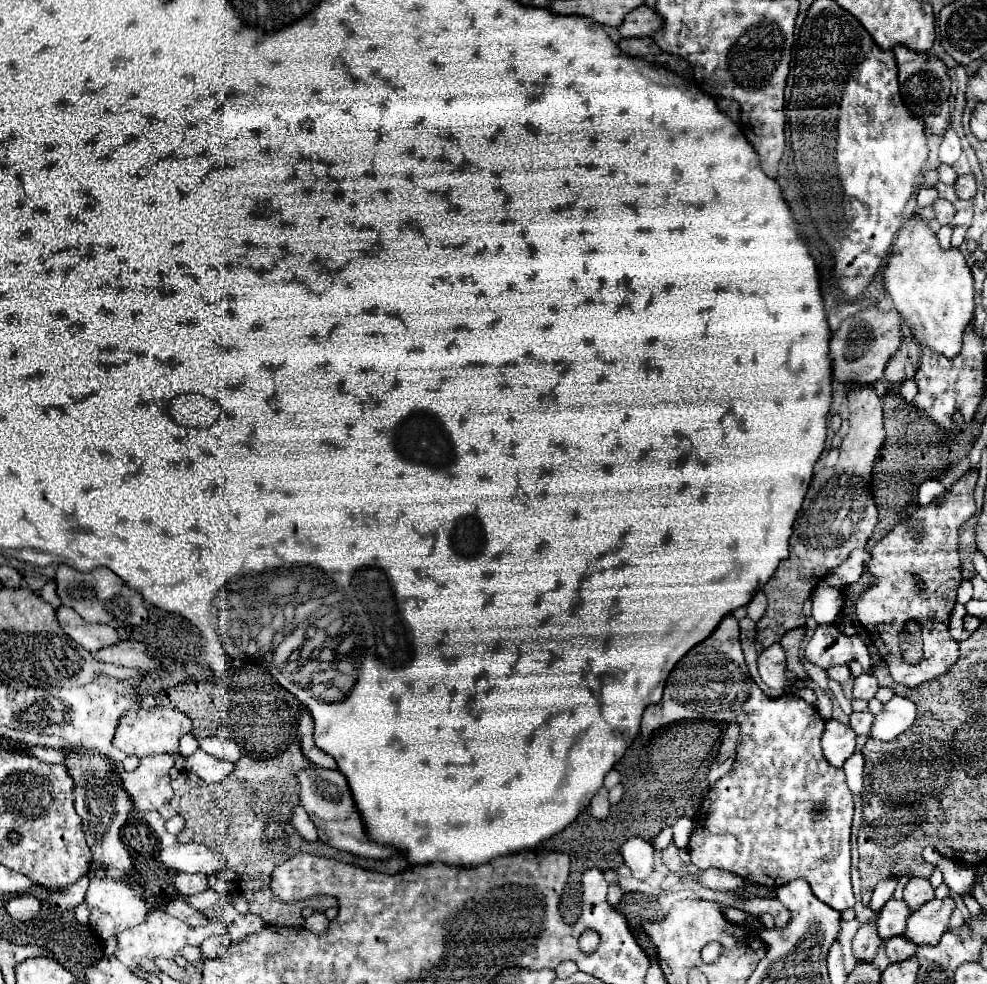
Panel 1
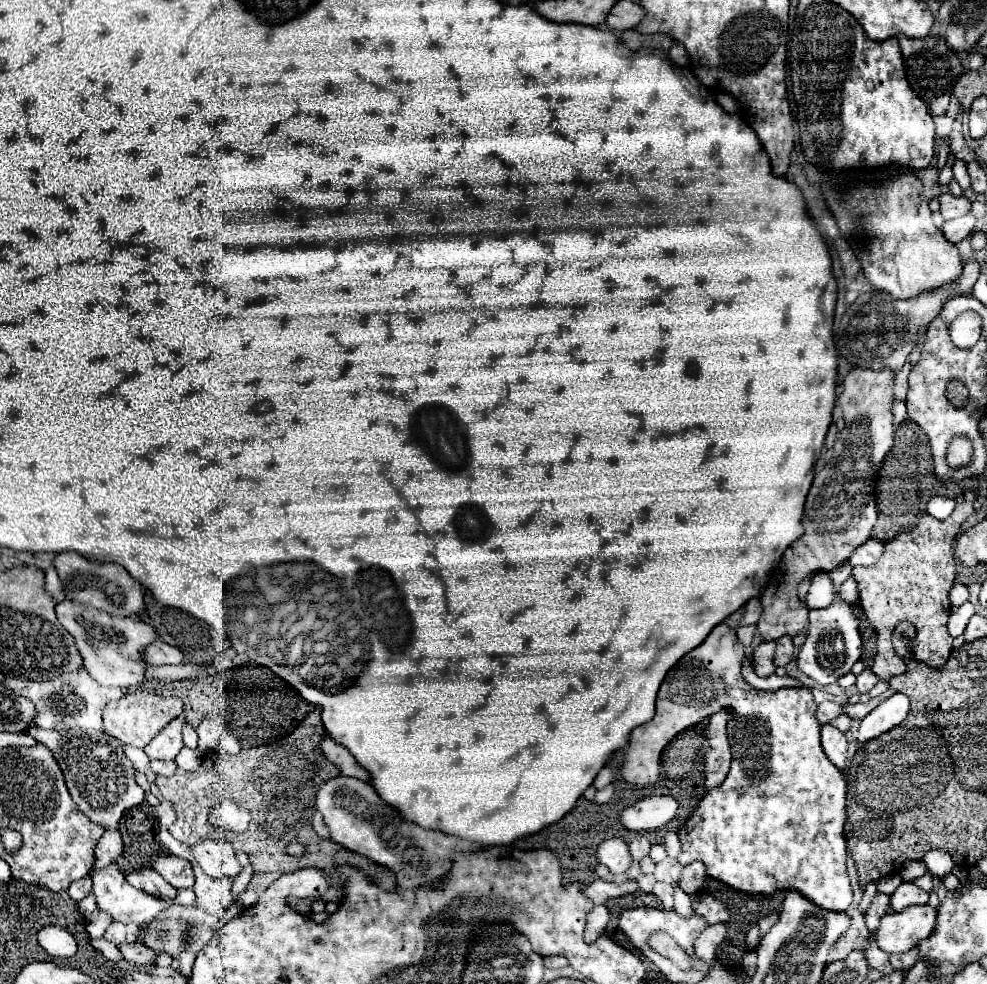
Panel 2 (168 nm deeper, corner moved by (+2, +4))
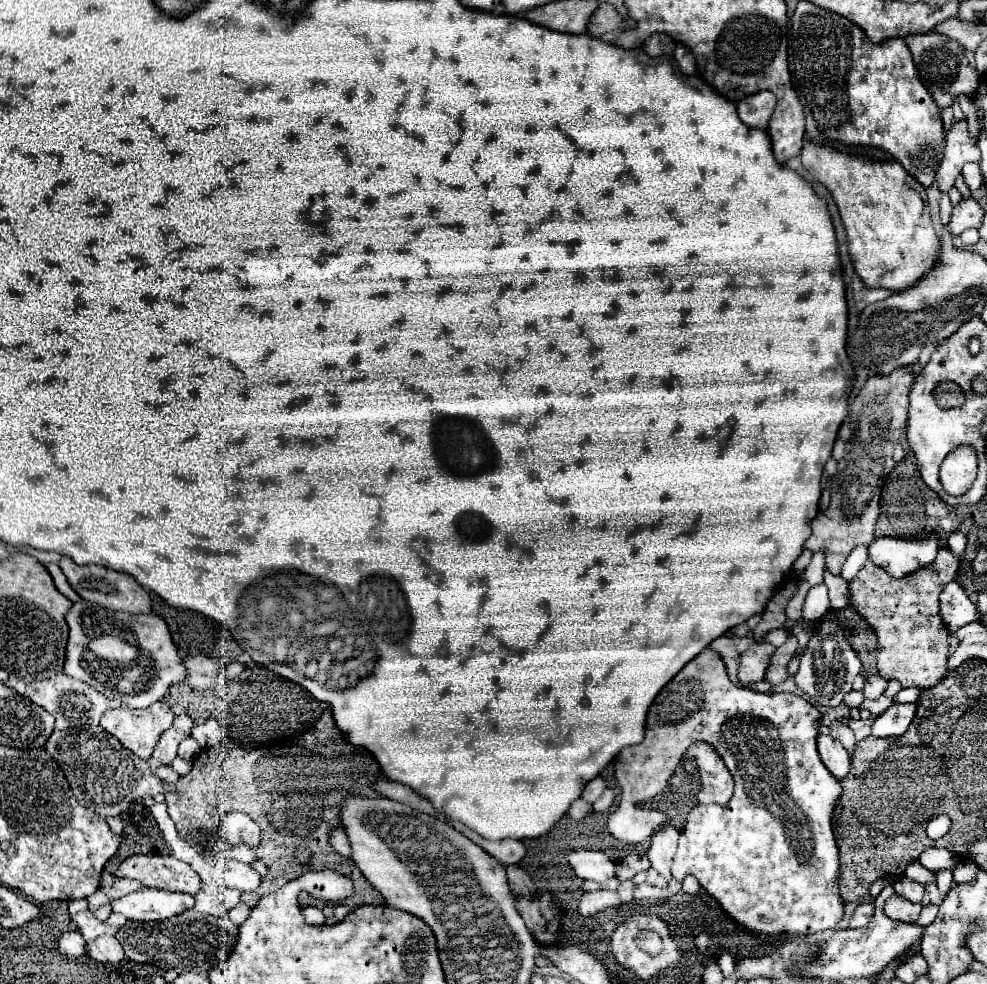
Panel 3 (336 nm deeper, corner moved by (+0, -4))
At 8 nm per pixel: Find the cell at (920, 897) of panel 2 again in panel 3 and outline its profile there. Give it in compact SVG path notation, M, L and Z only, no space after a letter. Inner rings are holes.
M895 894L891 900L885 902L883 910L889 918L893 920L899 920L899 922L915 922L921 914L921 904L915 904L915 902L909 902L907 898Z

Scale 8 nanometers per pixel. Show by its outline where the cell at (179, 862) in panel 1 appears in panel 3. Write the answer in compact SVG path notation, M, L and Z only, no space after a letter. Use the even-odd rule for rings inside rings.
M227 860L227 878L229 888L241 892L253 892L261 884L261 876L251 868L251 864L243 864L237 860Z

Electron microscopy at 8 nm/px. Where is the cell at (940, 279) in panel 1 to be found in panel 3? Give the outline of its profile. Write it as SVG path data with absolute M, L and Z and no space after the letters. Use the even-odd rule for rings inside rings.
M805 142L801 162L831 192L847 232L851 262L865 286L903 292L939 264L941 244L923 198L925 188L899 162L871 162L811 142Z

